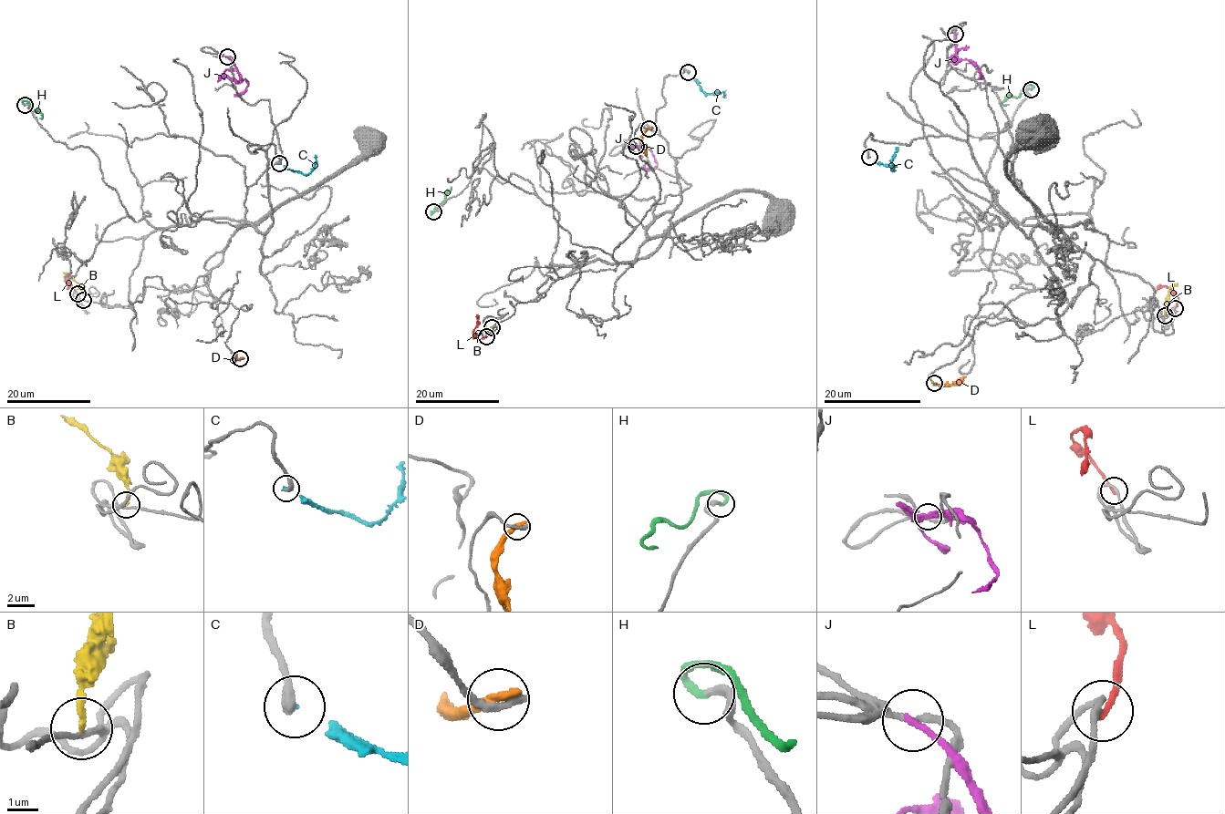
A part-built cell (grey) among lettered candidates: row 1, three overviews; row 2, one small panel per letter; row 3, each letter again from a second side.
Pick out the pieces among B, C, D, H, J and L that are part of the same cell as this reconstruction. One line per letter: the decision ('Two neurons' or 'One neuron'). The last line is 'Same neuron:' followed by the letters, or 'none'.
B: Two neurons
C: Two neurons
D: Two neurons
H: One neuron
J: Two neurons
L: Two neurons
Same neuron: H

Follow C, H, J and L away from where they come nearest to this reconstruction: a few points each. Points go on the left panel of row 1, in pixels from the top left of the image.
C: (279, 163), (286, 169), (307, 173), (314, 166), (315, 155)
H: (25, 104), (23, 101), (27, 101), (35, 111), (37, 110), (42, 117), (39, 118)
J: (226, 57), (248, 85), (233, 96)
L: (77, 294), (65, 276), (67, 275), (67, 289)

